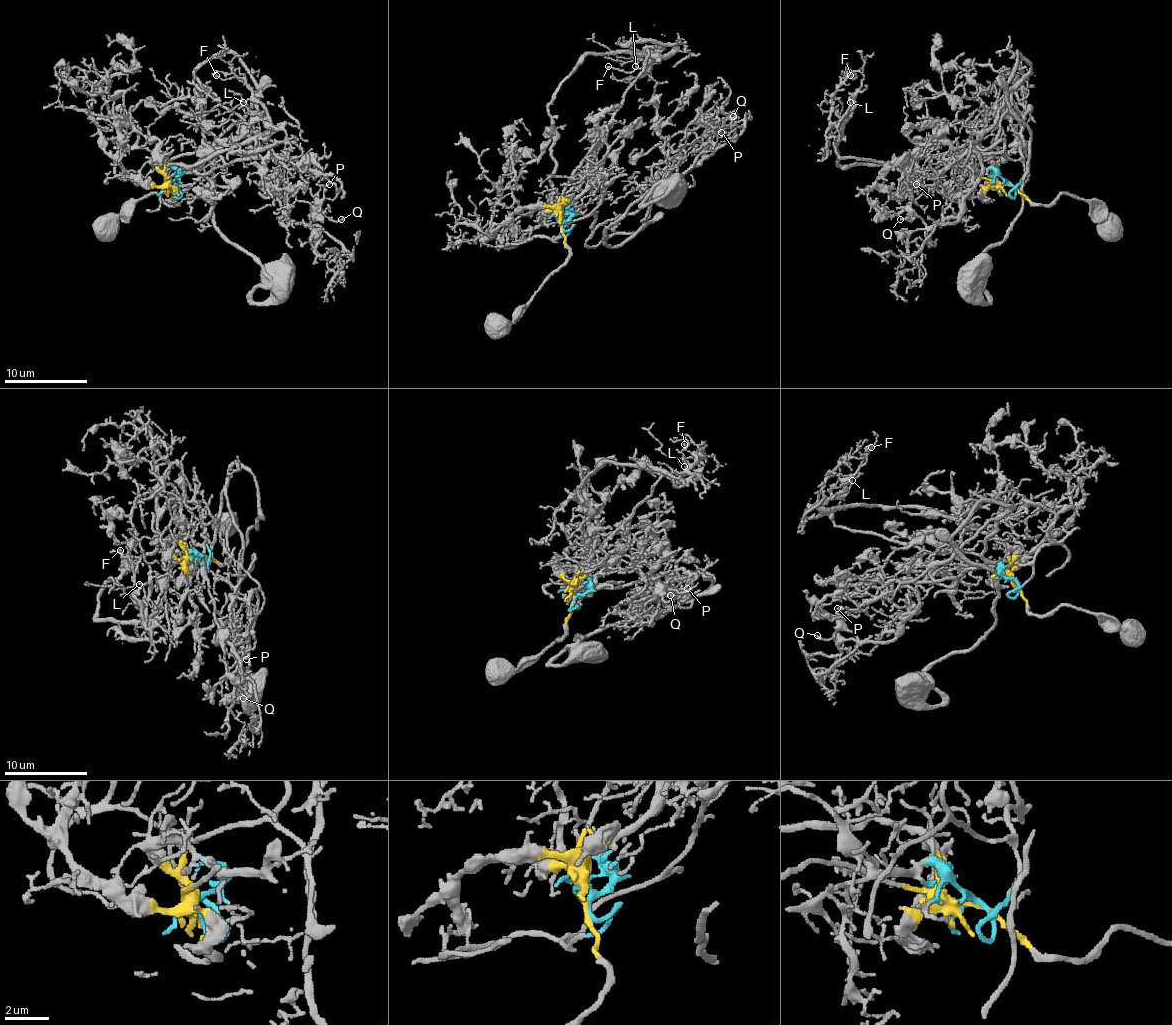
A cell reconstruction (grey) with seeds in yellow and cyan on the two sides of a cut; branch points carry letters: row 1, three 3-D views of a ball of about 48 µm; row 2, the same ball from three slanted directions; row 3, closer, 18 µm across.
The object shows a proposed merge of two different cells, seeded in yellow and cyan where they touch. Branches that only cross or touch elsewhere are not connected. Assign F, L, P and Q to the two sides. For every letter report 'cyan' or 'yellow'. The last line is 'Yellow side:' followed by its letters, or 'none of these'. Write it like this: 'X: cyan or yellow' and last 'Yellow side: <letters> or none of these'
F: yellow
L: yellow
P: cyan
Q: cyan
Yellow side: F, L

